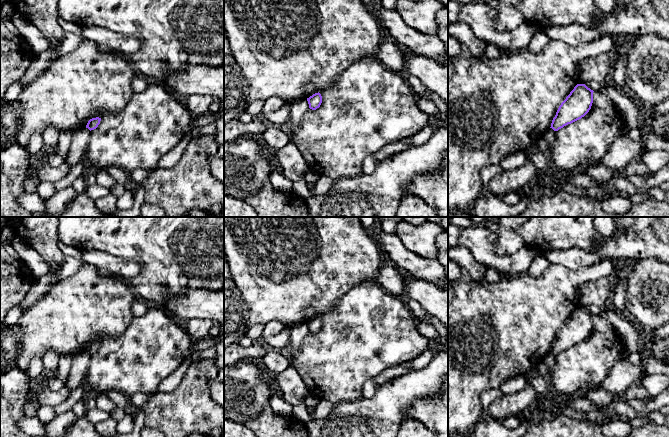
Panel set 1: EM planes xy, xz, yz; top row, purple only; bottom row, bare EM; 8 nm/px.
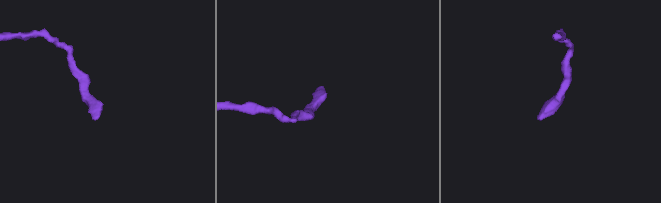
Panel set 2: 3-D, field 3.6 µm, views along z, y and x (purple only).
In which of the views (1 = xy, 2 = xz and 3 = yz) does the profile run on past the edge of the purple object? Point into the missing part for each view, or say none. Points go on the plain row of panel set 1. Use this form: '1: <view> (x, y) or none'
1: none
2: none
3: none

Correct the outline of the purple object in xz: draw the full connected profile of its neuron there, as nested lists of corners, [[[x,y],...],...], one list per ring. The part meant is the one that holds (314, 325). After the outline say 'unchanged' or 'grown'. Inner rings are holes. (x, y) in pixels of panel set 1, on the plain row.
[[[318,316],[318,317],[313,318],[309,322],[307,322],[307,325],[309,328],[309,332],[312,334],[316,334],[317,332],[320,331],[321,327],[322,327],[322,320]]] | unchanged

